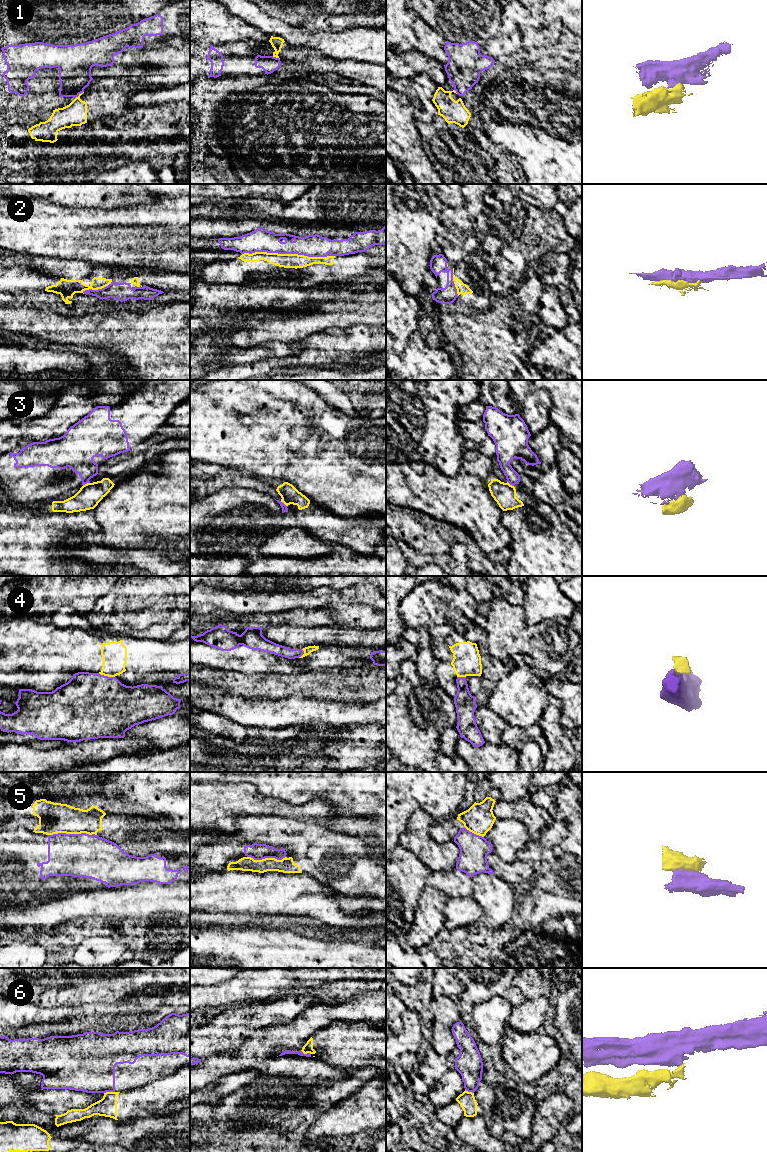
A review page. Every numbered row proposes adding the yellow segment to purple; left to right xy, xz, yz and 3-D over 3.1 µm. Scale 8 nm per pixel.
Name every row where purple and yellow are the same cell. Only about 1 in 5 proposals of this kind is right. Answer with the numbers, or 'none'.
none

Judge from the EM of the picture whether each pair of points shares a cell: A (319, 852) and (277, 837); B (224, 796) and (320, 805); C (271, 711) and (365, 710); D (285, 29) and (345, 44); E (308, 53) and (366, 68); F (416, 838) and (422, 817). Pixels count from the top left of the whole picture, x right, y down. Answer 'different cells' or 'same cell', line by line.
A: same cell
B: same cell
C: same cell
D: same cell
E: same cell
F: same cell

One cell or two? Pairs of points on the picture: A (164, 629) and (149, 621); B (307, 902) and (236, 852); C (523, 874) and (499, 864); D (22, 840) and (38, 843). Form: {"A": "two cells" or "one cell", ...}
{"A": "one cell", "B": "two cells", "C": "one cell", "D": "one cell"}

